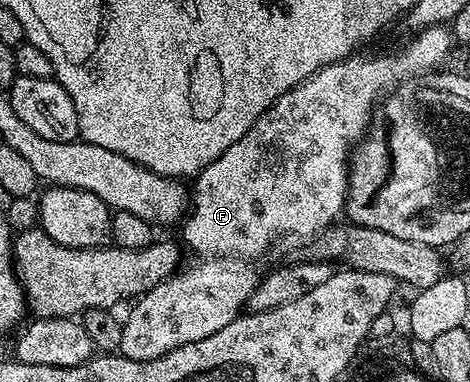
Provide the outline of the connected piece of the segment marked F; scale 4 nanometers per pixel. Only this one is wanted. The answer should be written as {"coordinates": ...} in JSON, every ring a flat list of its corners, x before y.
{"coordinates":[[443,25,421,28,413,36,416,37,406,41,397,52,353,54,318,70,275,100,230,150,201,167,194,180,196,189,190,192,190,207,182,220,183,247,192,248,196,261,189,268,181,267,131,305,128,320,123,321,119,355,131,360,153,360,178,346,202,342,202,338,218,334,222,326,230,326,230,322,241,315,250,294,254,294,262,279,261,273,256,273,256,263,279,240,287,236,312,238,337,223,336,215,339,212,341,215,346,208,350,149,354,142,364,139,374,109,401,78,433,71,443,65,440,63,452,47,451,33]]}

